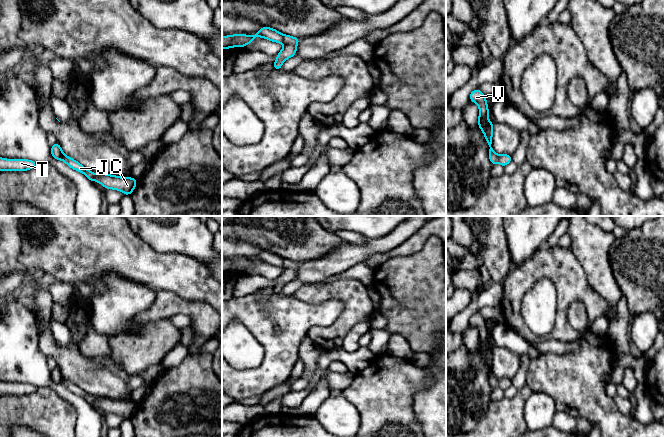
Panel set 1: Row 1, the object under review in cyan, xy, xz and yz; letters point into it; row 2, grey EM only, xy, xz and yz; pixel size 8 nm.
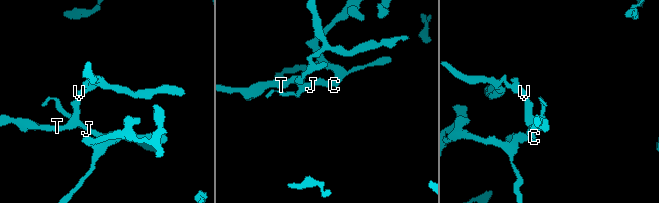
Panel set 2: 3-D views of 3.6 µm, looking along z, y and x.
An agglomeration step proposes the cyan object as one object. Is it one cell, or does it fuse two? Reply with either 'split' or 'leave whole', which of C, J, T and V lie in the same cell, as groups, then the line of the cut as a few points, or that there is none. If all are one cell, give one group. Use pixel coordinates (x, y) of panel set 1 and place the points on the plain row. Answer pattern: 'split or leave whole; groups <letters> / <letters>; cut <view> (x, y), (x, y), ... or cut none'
leave whole; groups C J T V; cut none

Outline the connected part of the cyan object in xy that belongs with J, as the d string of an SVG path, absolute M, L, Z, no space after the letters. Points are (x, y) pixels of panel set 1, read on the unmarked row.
M56 366L51 370L51 379L53 382L64 385L70 392L82 396L90 405L97 405L106 413L115 413L123 416L126 420L130 419L136 411L137 404L131 401L118 401L106 397L94 398L76 384L66 380L59 367Z

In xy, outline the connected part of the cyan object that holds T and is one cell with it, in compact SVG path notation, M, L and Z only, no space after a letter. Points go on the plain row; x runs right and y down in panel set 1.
M0 381L0 395L27 395L38 387L26 383L4 383Z

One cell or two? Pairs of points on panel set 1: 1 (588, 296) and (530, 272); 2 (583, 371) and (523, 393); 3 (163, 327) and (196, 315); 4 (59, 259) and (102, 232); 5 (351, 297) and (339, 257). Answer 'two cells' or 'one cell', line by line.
1: one cell
2: two cells
3: two cells
4: one cell
5: two cells

